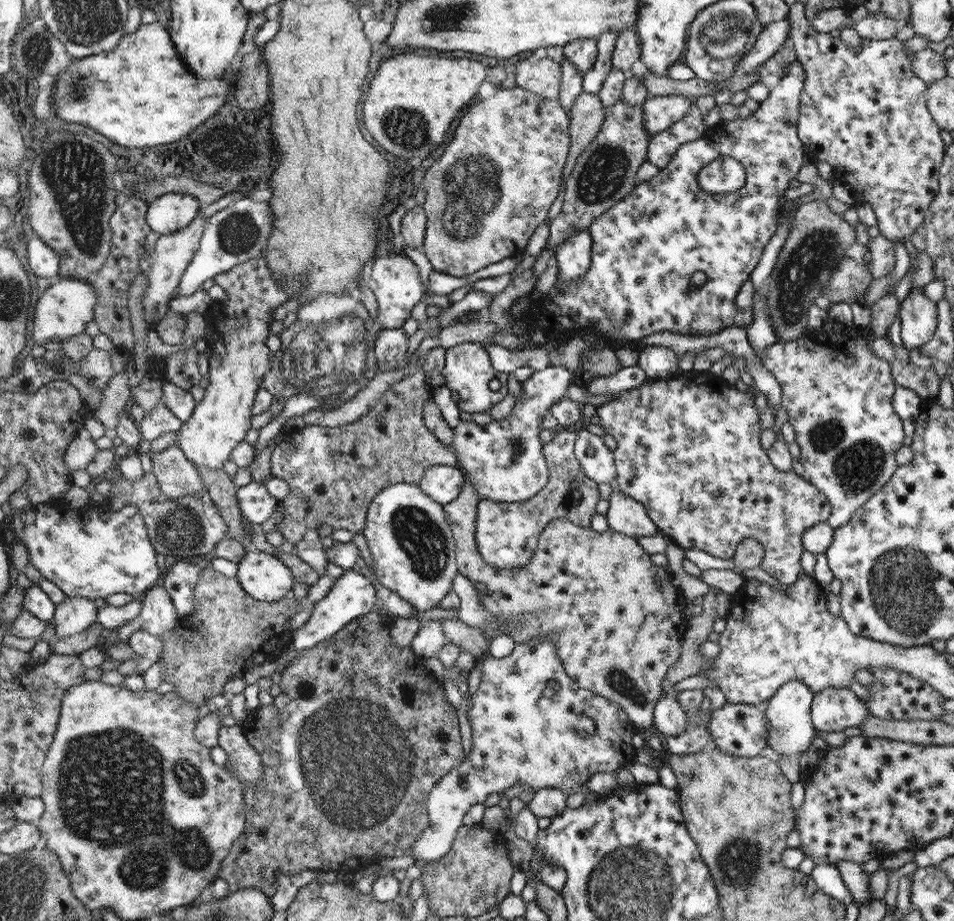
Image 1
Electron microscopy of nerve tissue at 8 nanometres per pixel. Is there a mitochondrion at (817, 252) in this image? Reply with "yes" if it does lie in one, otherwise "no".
yes

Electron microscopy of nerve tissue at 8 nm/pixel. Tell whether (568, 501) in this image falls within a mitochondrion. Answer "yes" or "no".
no

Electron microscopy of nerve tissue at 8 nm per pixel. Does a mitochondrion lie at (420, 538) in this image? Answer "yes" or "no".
yes

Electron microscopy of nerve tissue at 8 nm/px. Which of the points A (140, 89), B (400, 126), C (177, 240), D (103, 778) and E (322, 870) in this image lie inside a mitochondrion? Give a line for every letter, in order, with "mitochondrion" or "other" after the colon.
A: other
B: mitochondrion
C: other
D: mitochondrion
E: other

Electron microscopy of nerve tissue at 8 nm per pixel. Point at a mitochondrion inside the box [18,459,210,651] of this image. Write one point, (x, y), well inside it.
(180, 529)

